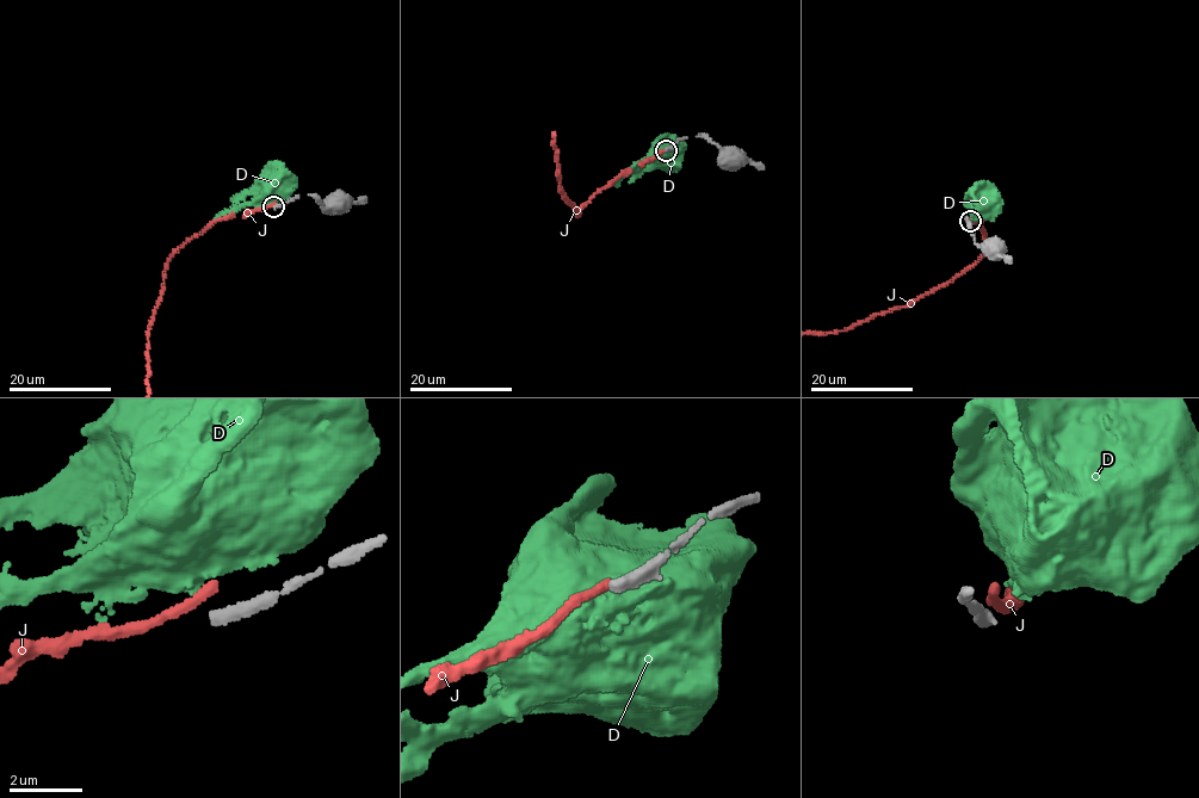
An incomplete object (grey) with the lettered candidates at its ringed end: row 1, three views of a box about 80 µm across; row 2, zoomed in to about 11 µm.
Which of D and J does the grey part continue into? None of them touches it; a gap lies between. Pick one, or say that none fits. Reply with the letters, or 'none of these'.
none of these

